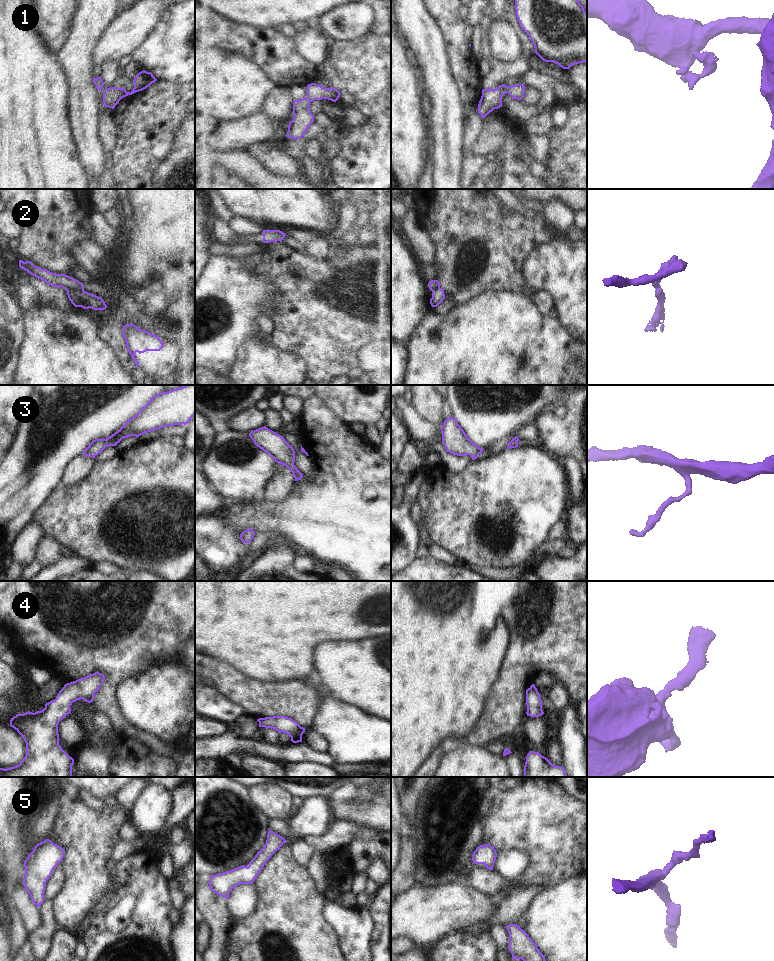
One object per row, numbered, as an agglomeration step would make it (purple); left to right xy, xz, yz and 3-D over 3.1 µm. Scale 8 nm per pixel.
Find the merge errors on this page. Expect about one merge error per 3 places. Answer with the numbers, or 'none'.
2

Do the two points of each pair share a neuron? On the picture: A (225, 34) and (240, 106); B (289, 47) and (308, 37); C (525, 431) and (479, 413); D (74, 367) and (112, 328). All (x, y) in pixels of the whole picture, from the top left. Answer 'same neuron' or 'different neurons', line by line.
A: different neurons
B: different neurons
C: different neurons
D: different neurons

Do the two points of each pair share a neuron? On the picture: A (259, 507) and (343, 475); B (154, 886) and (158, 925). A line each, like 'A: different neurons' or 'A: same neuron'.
A: same neuron
B: same neuron

